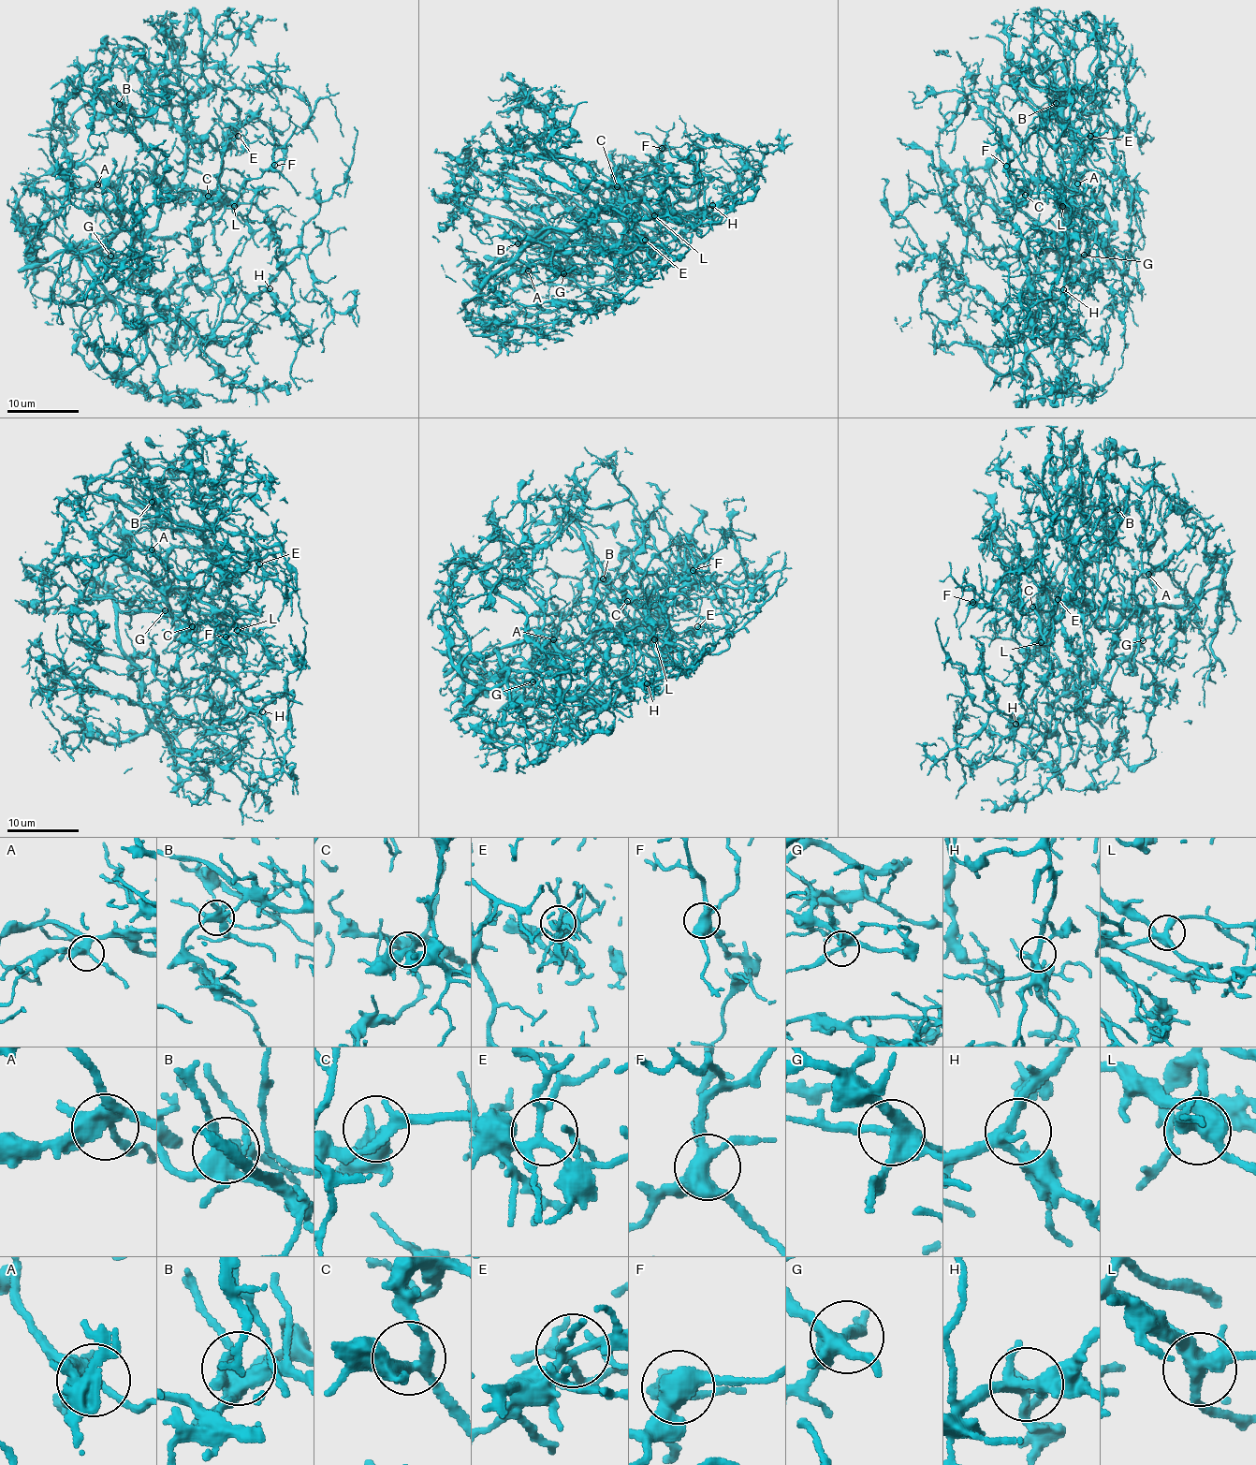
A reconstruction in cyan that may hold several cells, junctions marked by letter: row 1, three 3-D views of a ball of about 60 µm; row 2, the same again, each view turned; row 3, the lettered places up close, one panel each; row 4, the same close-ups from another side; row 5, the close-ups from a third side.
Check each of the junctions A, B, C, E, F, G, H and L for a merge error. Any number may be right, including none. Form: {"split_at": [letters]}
{"split_at": []}

